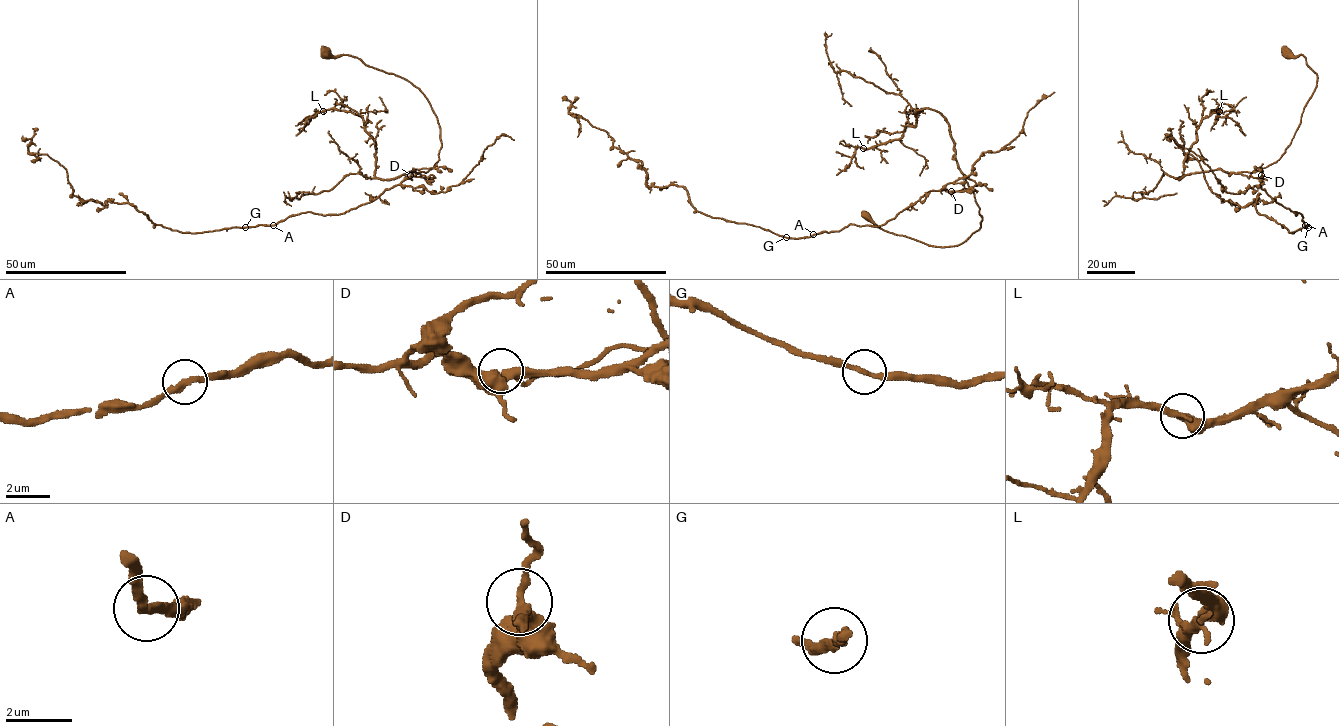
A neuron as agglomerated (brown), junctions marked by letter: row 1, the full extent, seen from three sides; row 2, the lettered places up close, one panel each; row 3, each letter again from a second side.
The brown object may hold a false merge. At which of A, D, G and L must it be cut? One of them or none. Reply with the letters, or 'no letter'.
no letter

